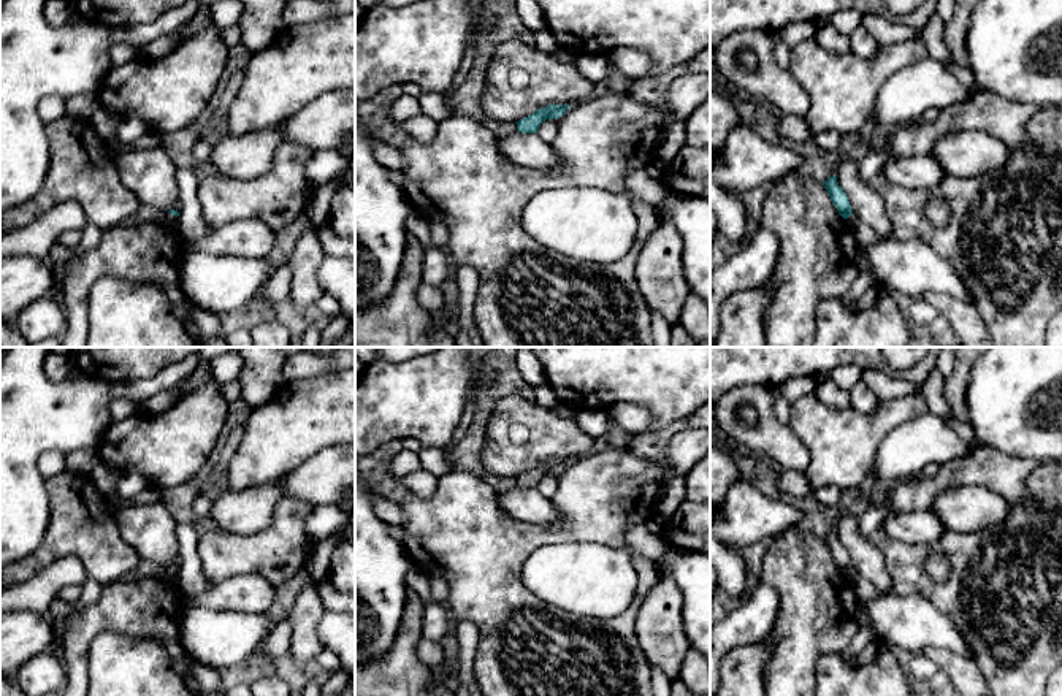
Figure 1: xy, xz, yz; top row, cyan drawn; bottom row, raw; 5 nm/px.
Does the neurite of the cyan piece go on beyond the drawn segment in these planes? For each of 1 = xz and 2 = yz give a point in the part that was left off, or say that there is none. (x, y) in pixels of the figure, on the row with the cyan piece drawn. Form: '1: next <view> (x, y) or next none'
1: next none
2: next none

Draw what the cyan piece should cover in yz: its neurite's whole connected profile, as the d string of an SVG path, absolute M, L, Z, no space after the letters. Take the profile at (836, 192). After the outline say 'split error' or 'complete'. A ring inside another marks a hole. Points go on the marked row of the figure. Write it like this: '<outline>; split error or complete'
M831 176L826 182L823 182L824 189L827 190L832 203L835 205L839 214L843 219L848 219L853 214L851 205L848 201L846 193L837 182L837 176Z; complete

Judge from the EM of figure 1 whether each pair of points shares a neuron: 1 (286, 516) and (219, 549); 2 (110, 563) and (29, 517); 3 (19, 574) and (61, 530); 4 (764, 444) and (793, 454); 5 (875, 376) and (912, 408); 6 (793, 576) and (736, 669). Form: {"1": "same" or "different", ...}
{"1": "same", "2": "different", "3": "same", "4": "same", "5": "different", "6": "different"}

